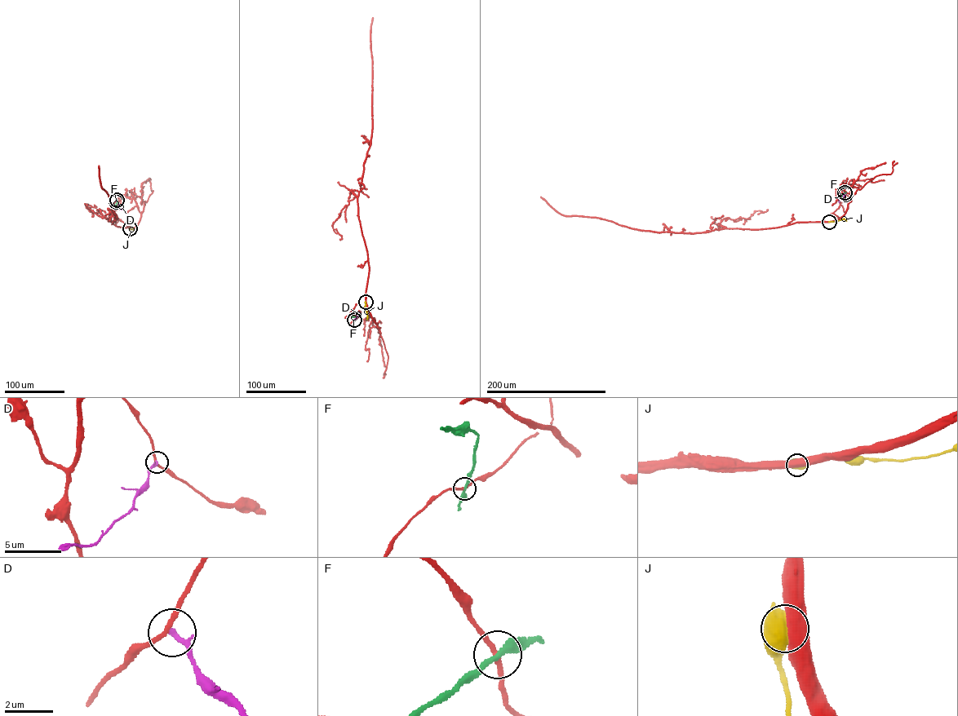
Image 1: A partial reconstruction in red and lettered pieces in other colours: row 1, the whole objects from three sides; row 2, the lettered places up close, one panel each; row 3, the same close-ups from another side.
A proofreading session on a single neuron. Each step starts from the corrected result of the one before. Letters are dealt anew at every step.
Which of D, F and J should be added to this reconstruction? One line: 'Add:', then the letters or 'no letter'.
Add: no letter

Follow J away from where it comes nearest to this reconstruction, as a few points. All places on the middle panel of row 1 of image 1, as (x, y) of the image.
J: (365, 302), (367, 320)

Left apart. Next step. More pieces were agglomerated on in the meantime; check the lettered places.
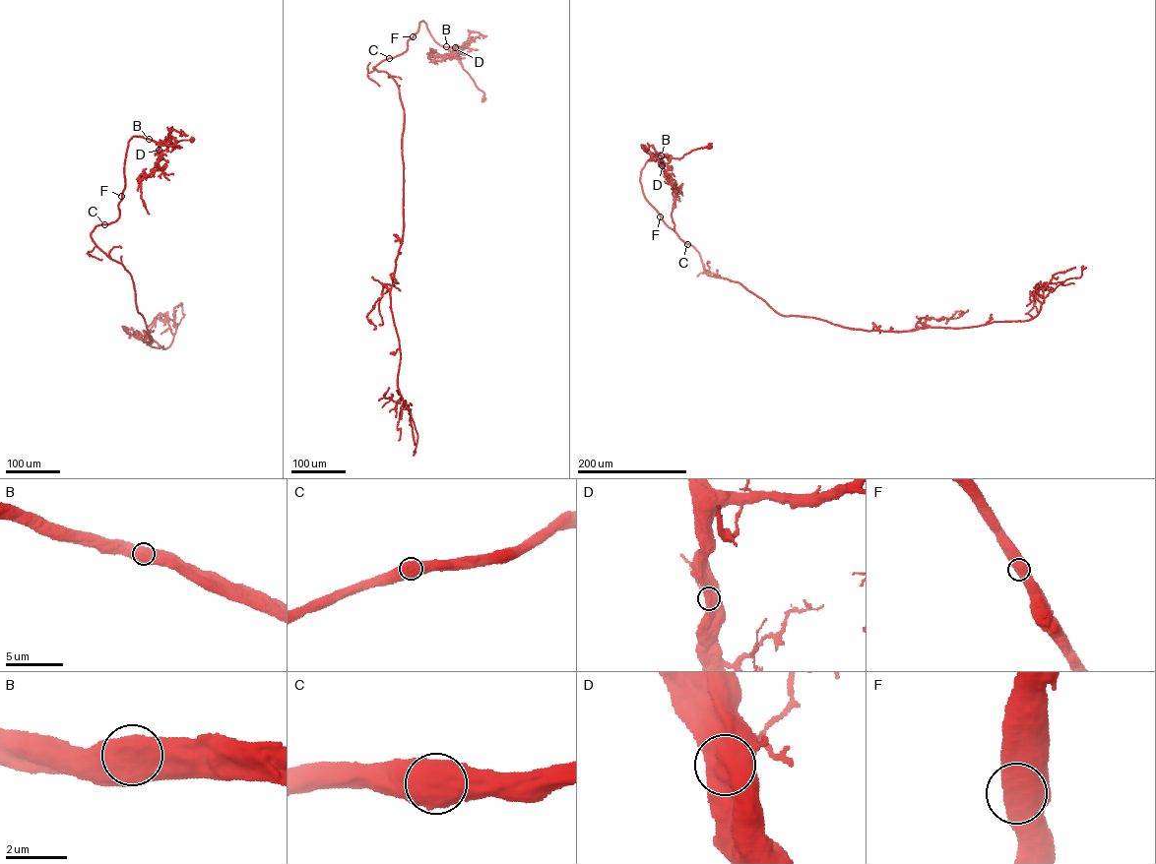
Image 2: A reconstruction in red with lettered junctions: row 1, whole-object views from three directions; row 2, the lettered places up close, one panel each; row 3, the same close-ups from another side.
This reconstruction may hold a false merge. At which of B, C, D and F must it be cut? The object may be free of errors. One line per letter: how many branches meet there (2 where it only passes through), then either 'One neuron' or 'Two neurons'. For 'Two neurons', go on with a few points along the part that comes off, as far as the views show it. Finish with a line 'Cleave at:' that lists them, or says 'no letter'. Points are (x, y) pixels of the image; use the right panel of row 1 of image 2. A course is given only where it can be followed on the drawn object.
B: Branches: 2. One neuron
C: Branches: 1. One neuron
D: Branches: 1. One neuron
F: Branches: 1. One neuron
Cleave at: no letter

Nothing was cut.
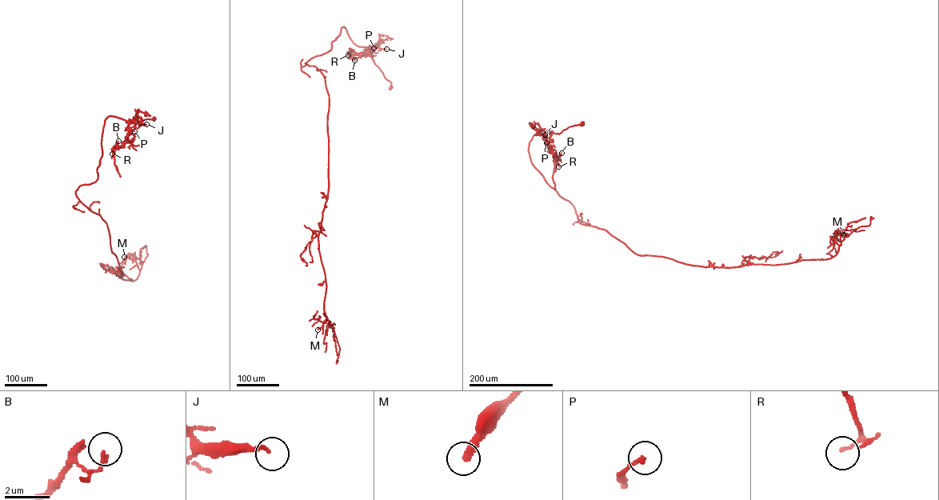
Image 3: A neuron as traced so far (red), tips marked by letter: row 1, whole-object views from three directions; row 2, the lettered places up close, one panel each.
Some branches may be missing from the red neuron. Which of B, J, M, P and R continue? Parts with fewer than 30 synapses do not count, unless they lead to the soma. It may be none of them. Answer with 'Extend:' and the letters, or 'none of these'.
Extend: none of these

